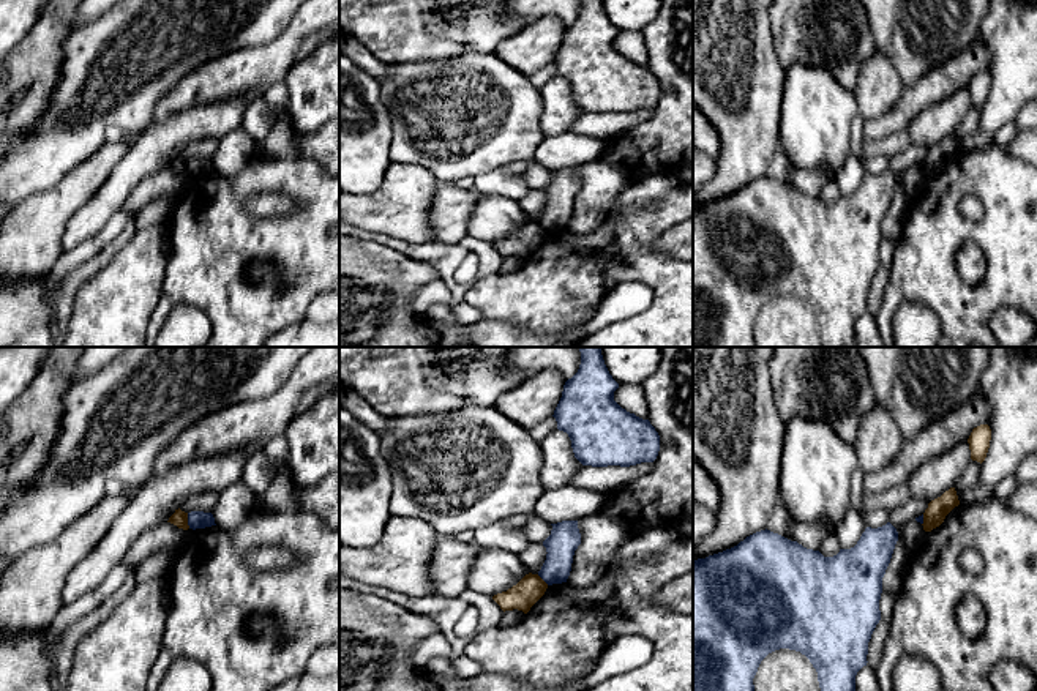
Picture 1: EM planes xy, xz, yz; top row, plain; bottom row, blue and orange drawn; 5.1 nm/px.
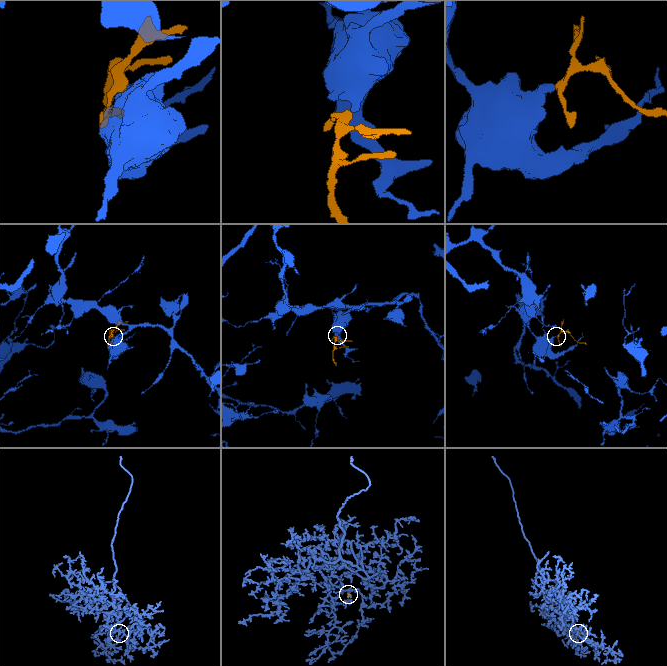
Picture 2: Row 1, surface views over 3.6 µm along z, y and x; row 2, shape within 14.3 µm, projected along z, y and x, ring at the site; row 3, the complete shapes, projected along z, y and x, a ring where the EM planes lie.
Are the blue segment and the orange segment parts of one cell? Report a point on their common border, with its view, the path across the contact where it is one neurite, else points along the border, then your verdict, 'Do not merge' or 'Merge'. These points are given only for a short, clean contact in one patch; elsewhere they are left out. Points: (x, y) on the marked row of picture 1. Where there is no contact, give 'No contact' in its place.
Touches blue at xy (188, 521). Boundary: xy (187, 513), (190, 527). Do not merge

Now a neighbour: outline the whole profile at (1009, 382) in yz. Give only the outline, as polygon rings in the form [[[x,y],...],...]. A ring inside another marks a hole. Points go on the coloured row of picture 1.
[[[990,347],[990,361],[982,372],[980,388],[993,407],[991,440],[982,462],[979,484],[964,492],[963,505],[988,503],[996,486],[1016,473],[1018,465],[1037,454],[1037,347]]]

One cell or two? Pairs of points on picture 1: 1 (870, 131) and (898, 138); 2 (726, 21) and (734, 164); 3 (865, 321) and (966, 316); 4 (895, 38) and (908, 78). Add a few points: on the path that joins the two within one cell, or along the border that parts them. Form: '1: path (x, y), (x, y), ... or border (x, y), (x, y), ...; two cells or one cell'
1: border (906, 130), (897, 130), (883, 138), (864, 141); two cells
2: path (726, 57), (726, 67), (734, 78), (734, 128); one cell
3: border (875, 316), (879, 330); two cells
4: path (905, 48), (908, 51), (908, 68); one cell

